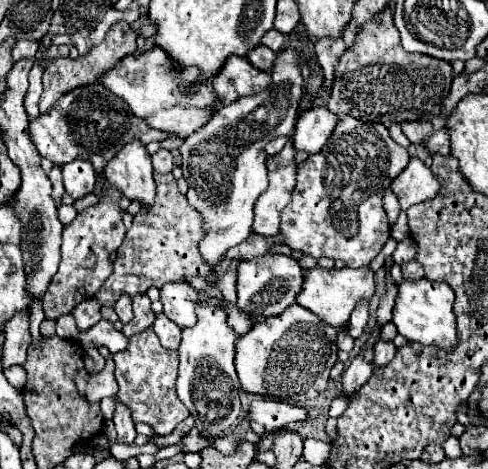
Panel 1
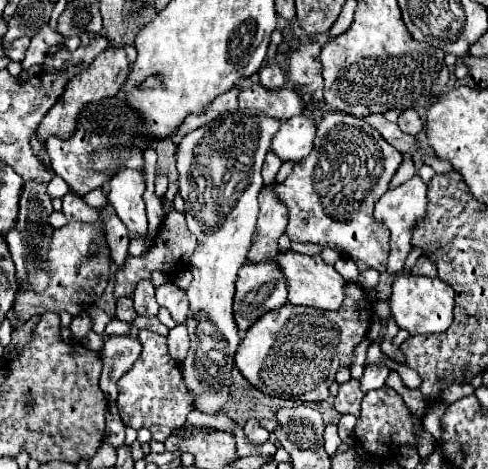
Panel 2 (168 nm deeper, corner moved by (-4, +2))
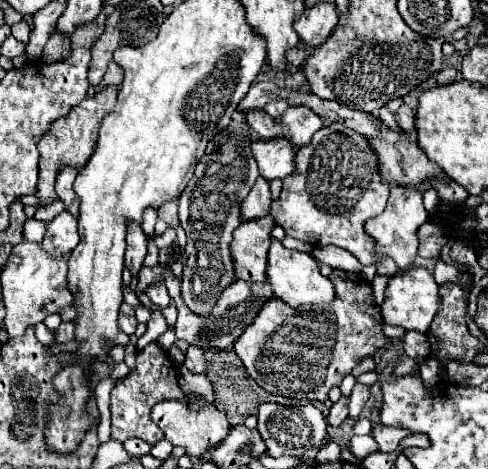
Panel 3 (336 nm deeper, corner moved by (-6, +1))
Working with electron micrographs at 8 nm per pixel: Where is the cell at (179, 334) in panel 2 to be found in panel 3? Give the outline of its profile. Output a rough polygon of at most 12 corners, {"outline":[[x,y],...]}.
{"outline":[[189,346],[185,368],[193,374],[207,372],[203,350]]}

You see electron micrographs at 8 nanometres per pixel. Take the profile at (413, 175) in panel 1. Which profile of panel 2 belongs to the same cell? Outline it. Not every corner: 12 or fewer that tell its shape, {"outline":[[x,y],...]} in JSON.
{"outline":[[413,175],[375,205],[391,231],[387,271],[403,271],[411,227],[425,217],[427,183]]}

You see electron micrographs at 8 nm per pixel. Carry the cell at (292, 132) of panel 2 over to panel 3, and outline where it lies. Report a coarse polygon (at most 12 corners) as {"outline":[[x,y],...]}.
{"outline":[[287,138],[251,144],[259,176],[283,180],[295,168]]}

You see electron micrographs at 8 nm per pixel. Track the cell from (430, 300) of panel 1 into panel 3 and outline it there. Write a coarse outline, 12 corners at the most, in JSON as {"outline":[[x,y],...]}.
{"outline":[[413,266],[389,278],[385,324],[427,332],[439,286]]}

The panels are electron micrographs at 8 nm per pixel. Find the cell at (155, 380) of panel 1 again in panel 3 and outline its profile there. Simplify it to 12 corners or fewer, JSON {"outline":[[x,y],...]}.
{"outline":[[153,342],[111,390],[111,440],[155,444],[151,406],[183,398],[177,368]]}

